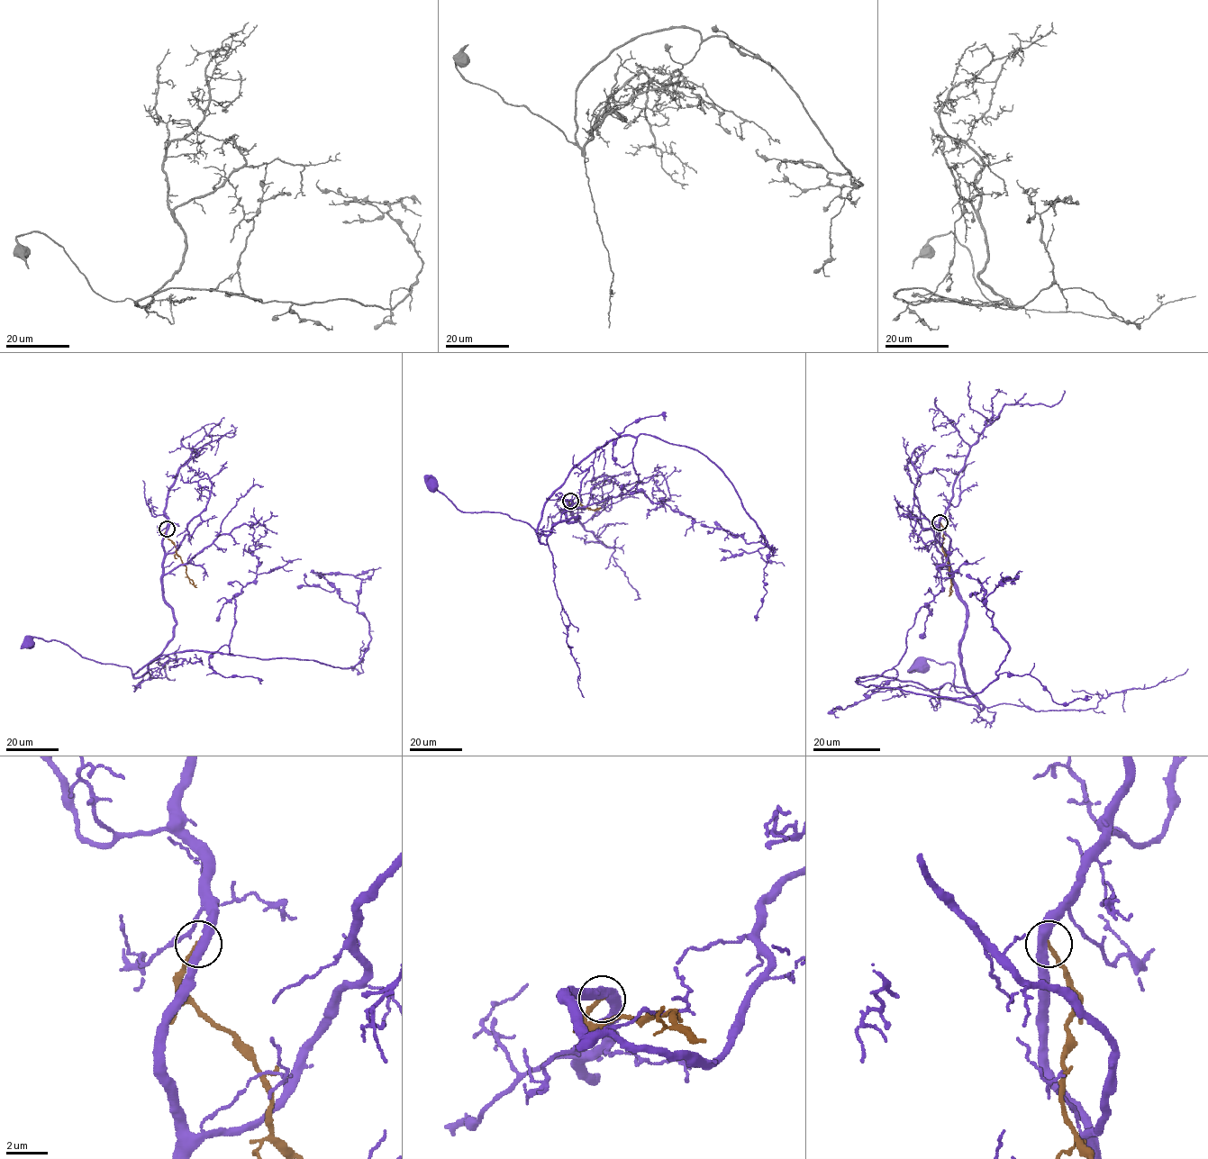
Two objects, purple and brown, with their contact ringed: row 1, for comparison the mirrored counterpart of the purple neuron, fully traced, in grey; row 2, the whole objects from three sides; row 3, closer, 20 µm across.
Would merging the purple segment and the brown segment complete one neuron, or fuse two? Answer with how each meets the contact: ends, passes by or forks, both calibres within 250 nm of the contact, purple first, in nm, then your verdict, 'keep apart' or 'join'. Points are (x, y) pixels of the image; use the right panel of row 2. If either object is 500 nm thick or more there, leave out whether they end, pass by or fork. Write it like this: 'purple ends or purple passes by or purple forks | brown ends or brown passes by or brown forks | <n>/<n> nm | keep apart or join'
purple passes by | brown ends | 440/200 nm | keep apart

